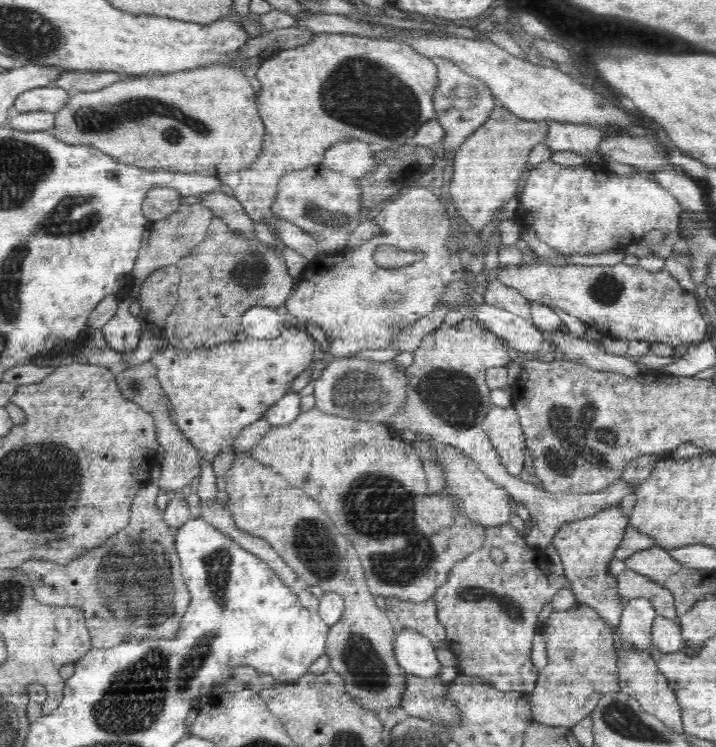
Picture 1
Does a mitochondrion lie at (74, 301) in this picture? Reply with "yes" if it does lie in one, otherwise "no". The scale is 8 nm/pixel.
no

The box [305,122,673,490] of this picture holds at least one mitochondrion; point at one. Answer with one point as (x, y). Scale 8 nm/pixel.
(561, 458)

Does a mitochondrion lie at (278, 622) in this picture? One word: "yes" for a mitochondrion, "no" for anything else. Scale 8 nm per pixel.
no

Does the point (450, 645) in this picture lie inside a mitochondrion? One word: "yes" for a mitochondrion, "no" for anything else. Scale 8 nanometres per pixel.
no

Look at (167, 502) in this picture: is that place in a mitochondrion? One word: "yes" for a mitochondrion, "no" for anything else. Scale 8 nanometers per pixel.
no

